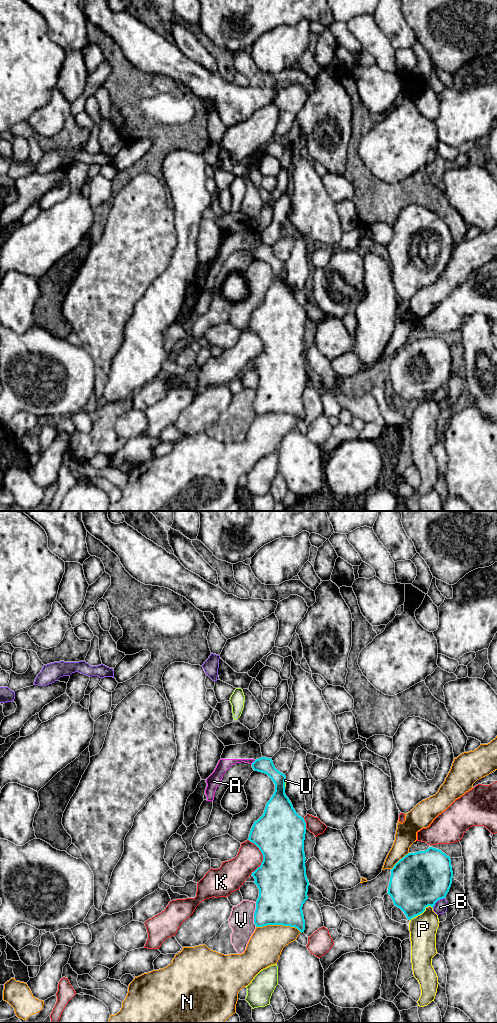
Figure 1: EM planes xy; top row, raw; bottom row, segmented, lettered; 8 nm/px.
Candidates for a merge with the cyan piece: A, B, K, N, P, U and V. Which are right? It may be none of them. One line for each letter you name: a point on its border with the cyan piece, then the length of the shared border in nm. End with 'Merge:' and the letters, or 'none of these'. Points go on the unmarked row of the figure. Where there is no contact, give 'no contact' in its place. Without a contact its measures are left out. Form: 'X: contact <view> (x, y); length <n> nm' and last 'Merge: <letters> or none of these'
Merge: none of these

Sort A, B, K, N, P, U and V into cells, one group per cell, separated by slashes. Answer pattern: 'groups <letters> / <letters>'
groups A B / K / N / P / U / V

